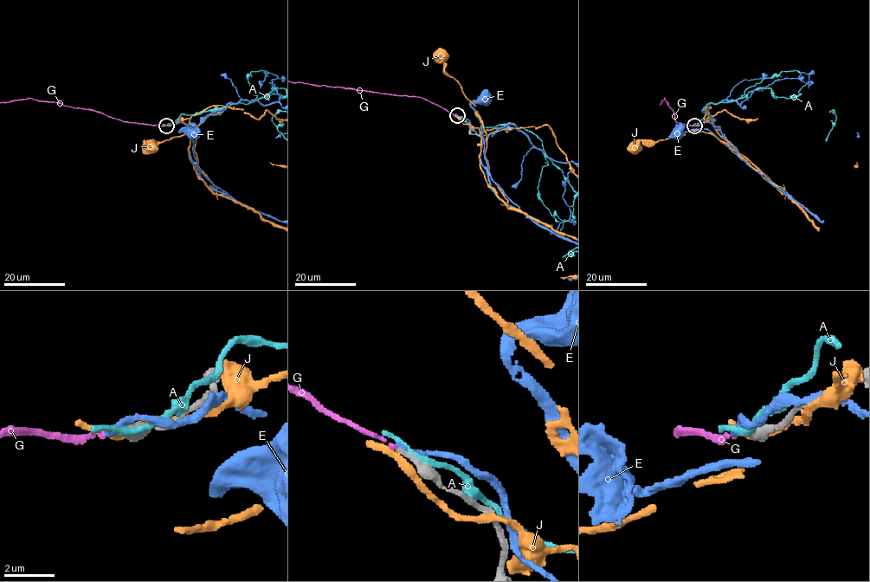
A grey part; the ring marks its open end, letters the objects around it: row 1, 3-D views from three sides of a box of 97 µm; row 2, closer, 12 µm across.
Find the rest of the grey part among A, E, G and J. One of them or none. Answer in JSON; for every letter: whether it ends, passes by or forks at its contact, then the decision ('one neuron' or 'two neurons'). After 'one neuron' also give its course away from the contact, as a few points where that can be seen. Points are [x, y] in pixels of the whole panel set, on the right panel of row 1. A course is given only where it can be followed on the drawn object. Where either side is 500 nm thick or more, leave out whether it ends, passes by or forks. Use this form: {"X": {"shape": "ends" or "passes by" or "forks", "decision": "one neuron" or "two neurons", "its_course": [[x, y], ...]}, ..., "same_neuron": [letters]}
{"A": {"decision": "two neurons"}, "E": {"shape": "ends", "decision": "two neurons"}, "G": {"shape": "ends", "decision": "one neuron"}, "J": {"decision": "two neurons"}, "same_neuron": ["G"]}

